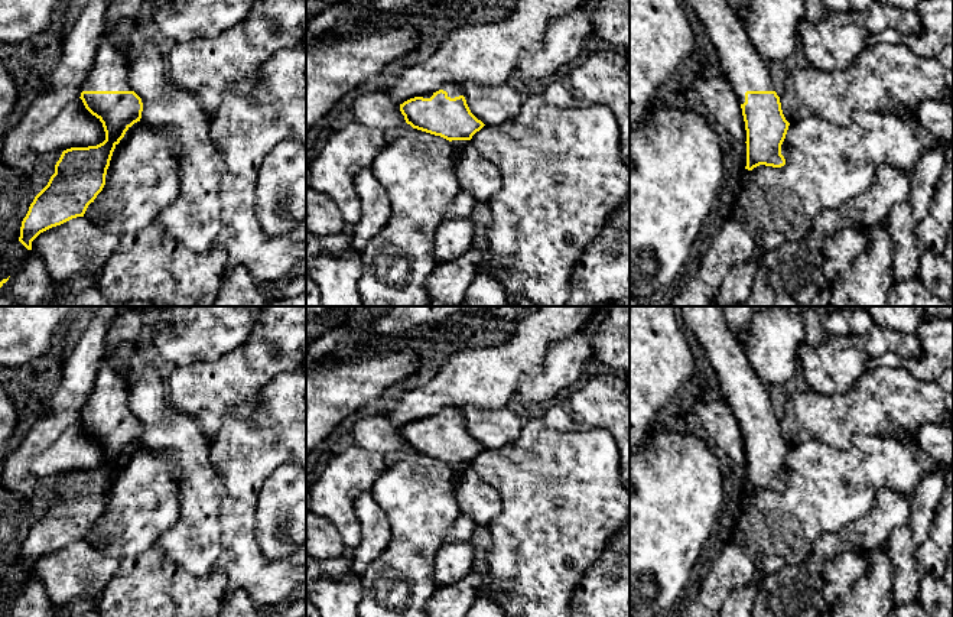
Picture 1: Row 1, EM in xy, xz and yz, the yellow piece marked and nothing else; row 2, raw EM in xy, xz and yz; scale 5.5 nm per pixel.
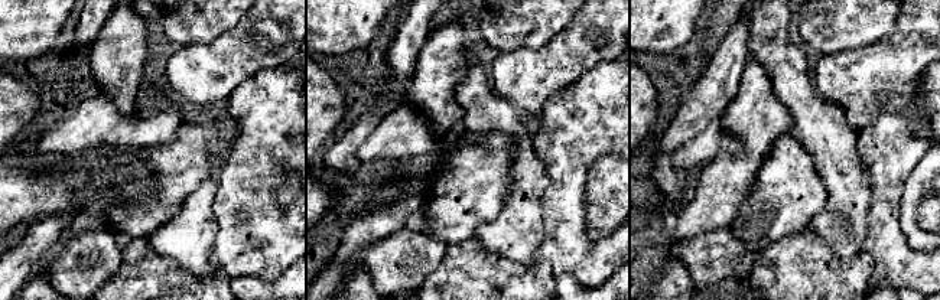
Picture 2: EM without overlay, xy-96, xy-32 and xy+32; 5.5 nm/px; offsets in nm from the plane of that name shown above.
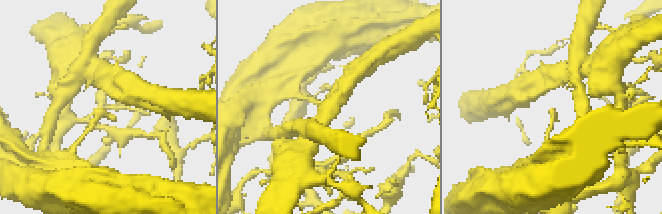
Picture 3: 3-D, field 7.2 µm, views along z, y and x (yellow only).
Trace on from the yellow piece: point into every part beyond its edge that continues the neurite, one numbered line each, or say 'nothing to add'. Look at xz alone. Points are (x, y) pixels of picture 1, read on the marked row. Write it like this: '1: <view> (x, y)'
1: xz (454, 90)

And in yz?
1: yz (744, 68)

